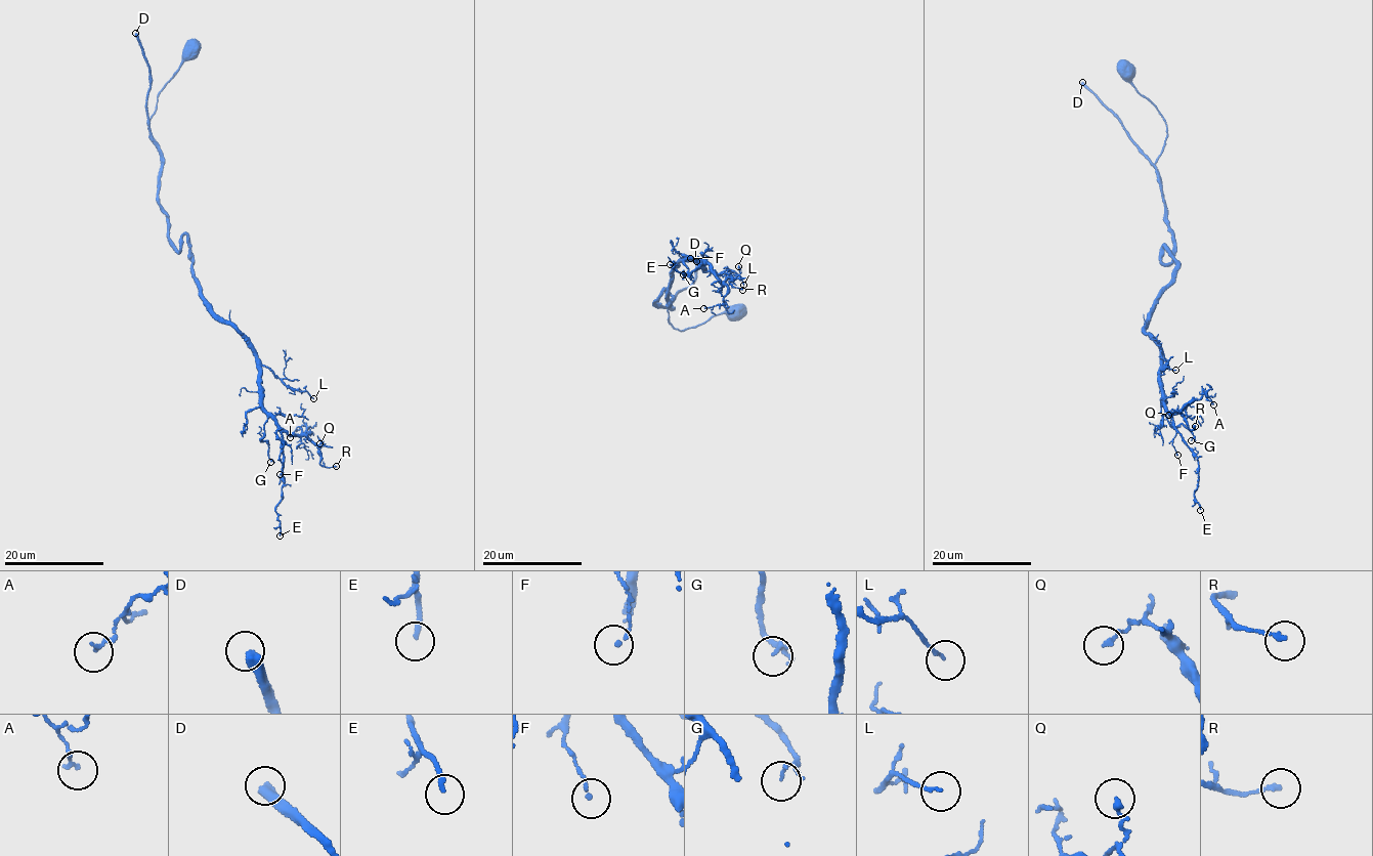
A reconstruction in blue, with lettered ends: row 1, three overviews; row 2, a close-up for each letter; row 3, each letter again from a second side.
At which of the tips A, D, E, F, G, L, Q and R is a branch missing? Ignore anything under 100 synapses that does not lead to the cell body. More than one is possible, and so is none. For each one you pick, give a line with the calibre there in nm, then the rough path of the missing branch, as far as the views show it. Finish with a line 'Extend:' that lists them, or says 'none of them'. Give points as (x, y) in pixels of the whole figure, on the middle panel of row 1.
D: Thickness 440 nm
Extend: D

